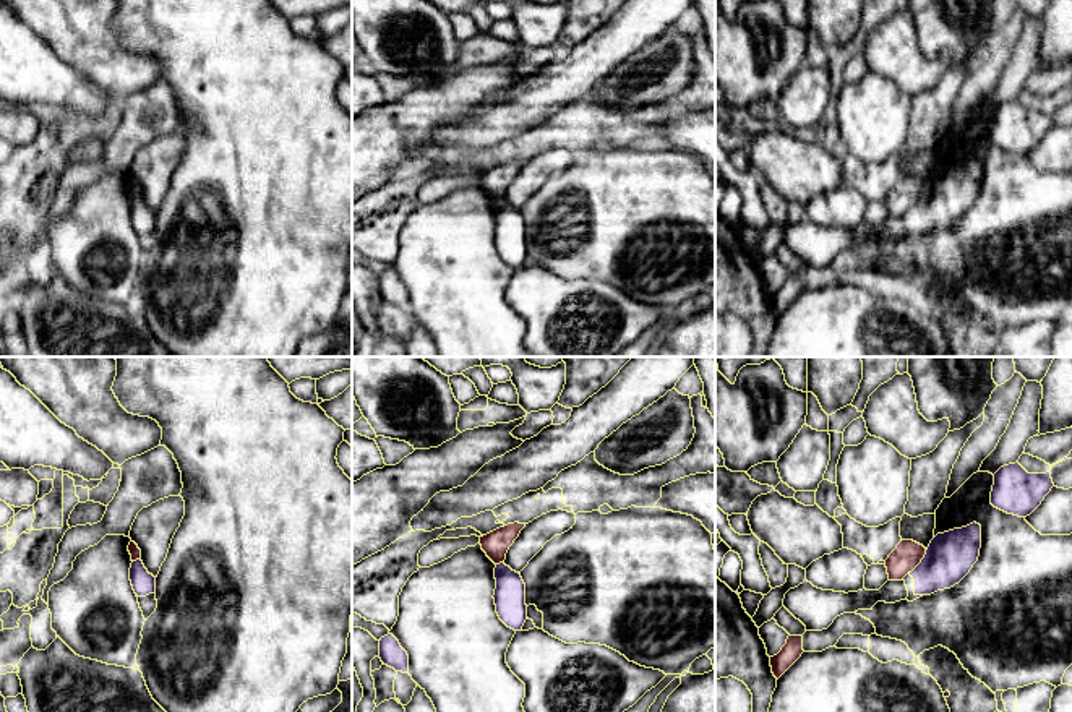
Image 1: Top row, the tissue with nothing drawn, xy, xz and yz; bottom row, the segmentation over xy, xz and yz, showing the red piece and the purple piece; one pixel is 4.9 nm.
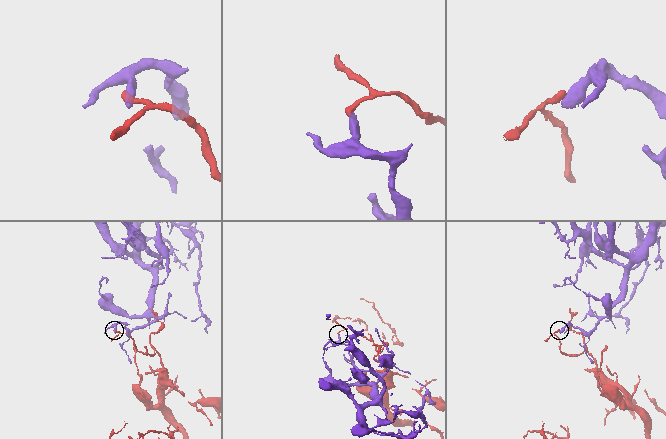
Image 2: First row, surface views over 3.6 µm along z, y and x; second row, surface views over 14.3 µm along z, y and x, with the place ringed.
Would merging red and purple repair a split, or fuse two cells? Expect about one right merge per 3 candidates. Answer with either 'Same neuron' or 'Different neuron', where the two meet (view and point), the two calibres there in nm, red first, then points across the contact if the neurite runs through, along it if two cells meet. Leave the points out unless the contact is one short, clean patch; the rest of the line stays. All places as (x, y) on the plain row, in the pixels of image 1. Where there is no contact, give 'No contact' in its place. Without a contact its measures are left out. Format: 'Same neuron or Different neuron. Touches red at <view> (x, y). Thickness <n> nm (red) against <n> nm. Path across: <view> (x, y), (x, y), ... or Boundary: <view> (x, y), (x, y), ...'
Different neuron. Touches red at yz (920, 198). Thickness 140 nm (red) against 240 nm. Boundary: yz (926, 187), (921, 198), (910, 210)

